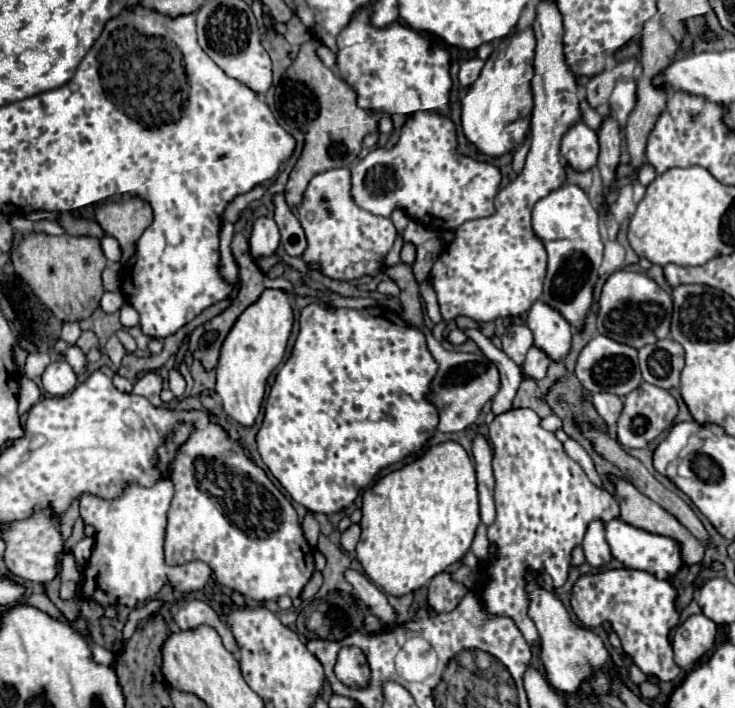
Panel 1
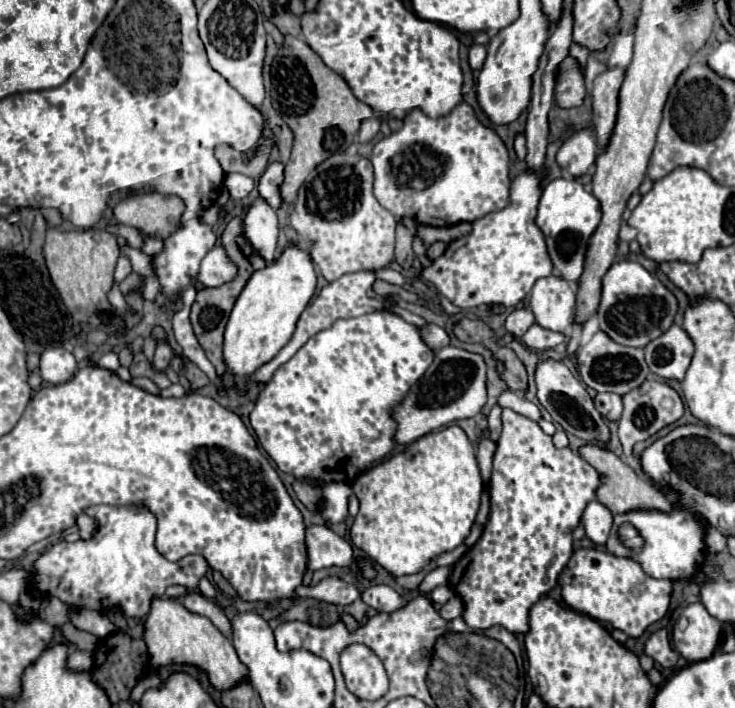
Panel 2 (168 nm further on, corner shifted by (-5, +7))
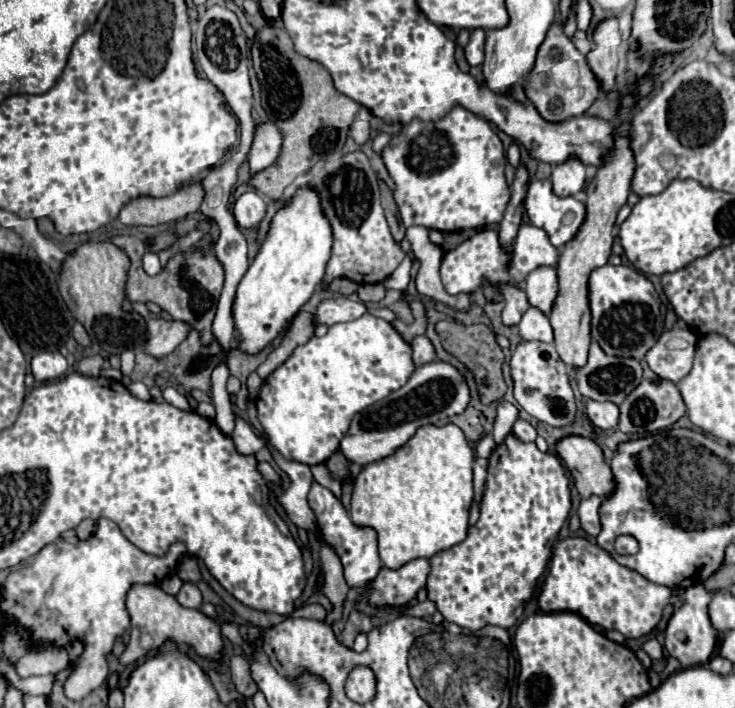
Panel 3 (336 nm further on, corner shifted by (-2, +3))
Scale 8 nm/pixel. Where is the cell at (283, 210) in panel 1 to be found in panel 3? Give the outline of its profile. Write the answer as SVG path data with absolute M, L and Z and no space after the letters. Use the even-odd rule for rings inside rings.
M261 122L255 126L253 144L249 150L249 168L251 174L271 166L281 152L281 132L273 122Z

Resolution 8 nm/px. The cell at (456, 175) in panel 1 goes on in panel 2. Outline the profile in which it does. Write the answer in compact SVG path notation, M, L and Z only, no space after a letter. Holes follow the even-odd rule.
M466 102L442 118L430 118L422 110L410 112L398 132L392 132L374 146L370 162L374 166L374 196L396 218L408 216L418 224L444 228L458 222L474 222L508 204L508 150L494 130L476 120L474 110Z

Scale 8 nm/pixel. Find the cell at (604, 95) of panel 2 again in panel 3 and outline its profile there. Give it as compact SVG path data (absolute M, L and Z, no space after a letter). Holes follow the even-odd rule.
M617 18L601 20L593 30L595 48L587 54L587 62L595 76L601 82L603 94L609 94L615 88L617 68L619 68L619 50L621 50L621 32Z

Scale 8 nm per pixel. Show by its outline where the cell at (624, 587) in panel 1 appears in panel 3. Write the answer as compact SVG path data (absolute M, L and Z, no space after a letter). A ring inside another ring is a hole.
M573 536L557 542L537 602L543 612L575 612L603 630L619 630L625 638L641 638L657 626L663 608L675 602L675 594L671 588L653 584L635 570L621 566L587 538Z

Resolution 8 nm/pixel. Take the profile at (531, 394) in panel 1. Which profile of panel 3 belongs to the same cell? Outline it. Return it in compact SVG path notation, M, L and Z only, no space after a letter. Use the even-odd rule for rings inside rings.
M439 320L435 324L435 332L441 338L443 348L453 354L457 360L461 360L473 374L475 374L475 382L477 382L477 392L483 404L491 404L503 398L507 386L501 374L501 364L503 364L503 352L499 348L499 344L495 342L495 334L489 326L485 324L475 324L475 326L459 326L453 320Z

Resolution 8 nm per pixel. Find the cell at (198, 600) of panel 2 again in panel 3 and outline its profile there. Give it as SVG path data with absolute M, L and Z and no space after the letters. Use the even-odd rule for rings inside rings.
M183 582L181 590L177 592L175 598L185 608L201 608L201 592L199 592L199 588L193 582Z

